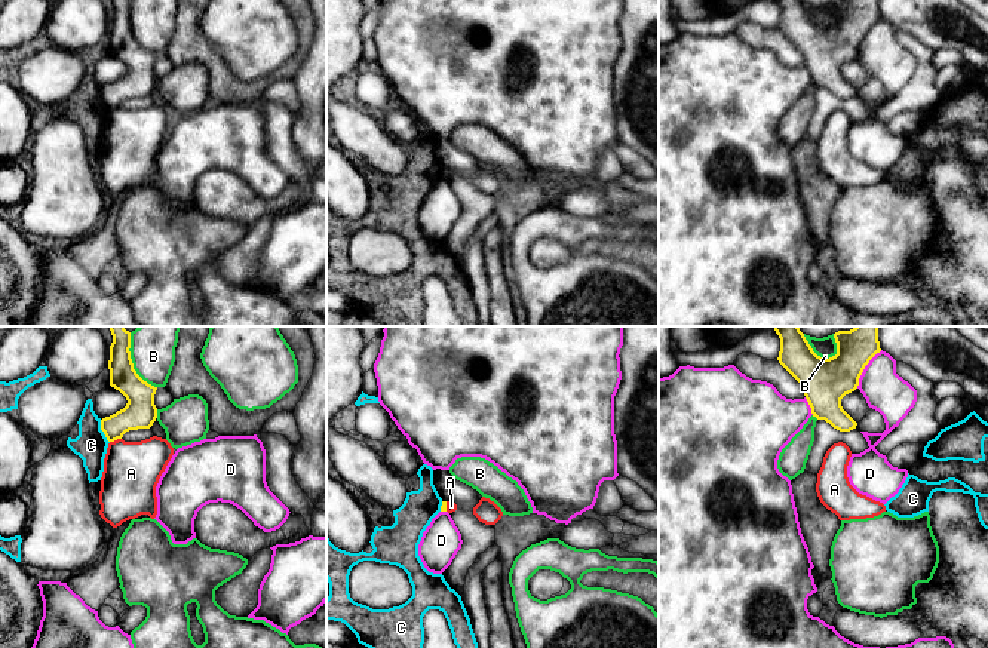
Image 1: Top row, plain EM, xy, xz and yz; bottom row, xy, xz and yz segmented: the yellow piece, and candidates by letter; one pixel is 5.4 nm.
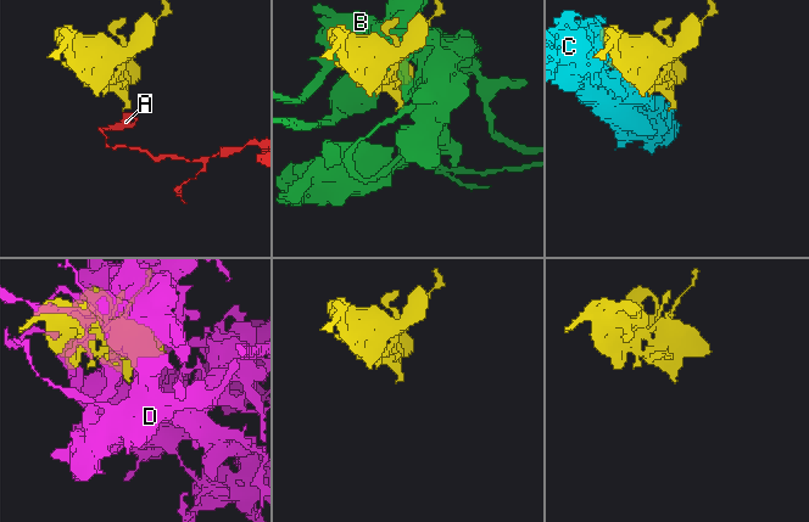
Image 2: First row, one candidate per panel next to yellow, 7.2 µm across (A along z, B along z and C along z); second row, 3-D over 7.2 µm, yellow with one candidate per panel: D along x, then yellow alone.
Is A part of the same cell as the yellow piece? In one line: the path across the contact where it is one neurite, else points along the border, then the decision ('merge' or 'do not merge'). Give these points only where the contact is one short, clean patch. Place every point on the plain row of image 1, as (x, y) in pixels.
border along xy (120, 106), (110, 110); do not merge

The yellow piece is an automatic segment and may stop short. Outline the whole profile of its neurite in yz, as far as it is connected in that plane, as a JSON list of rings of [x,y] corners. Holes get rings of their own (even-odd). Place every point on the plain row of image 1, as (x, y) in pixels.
[[[776,0],[776,1],[780,6],[780,19],[777,28],[801,52],[804,64],[811,76],[813,85],[816,85],[817,87],[825,87],[840,99],[850,99],[856,96],[857,90],[843,77],[841,67],[857,56],[859,46],[865,34],[877,21],[881,19],[878,0],[835,0],[834,6],[837,10],[837,22],[829,27],[817,24],[803,0]]]

